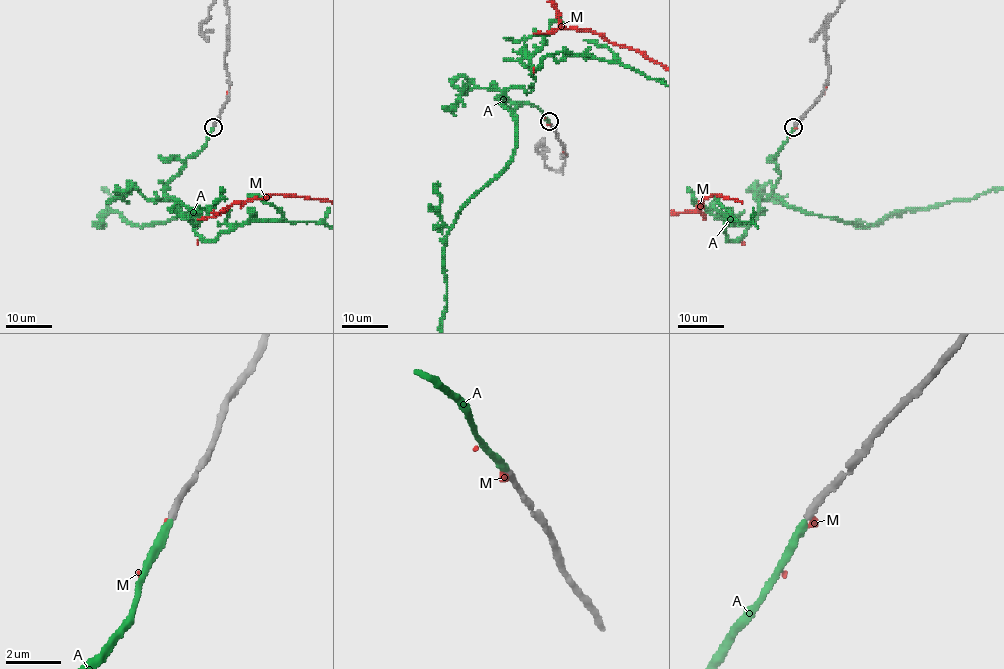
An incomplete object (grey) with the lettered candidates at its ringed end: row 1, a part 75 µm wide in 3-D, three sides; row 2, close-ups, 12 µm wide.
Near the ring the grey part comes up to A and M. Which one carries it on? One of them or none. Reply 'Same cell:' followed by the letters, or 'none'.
Same cell: A

